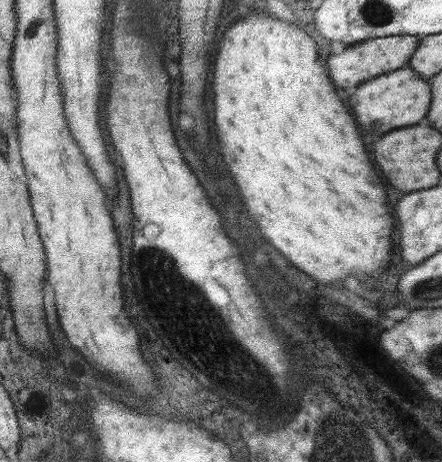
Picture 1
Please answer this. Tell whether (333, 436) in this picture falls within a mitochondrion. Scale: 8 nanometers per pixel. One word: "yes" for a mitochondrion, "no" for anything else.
yes

